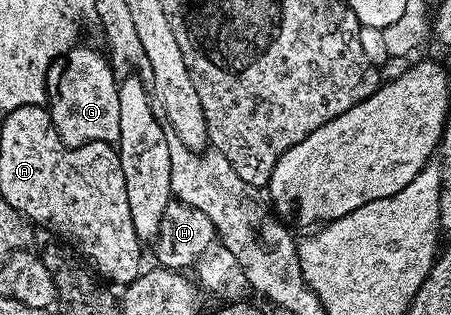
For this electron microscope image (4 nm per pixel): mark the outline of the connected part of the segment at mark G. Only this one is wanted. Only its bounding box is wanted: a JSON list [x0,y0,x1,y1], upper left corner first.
[50,43,120,147]

